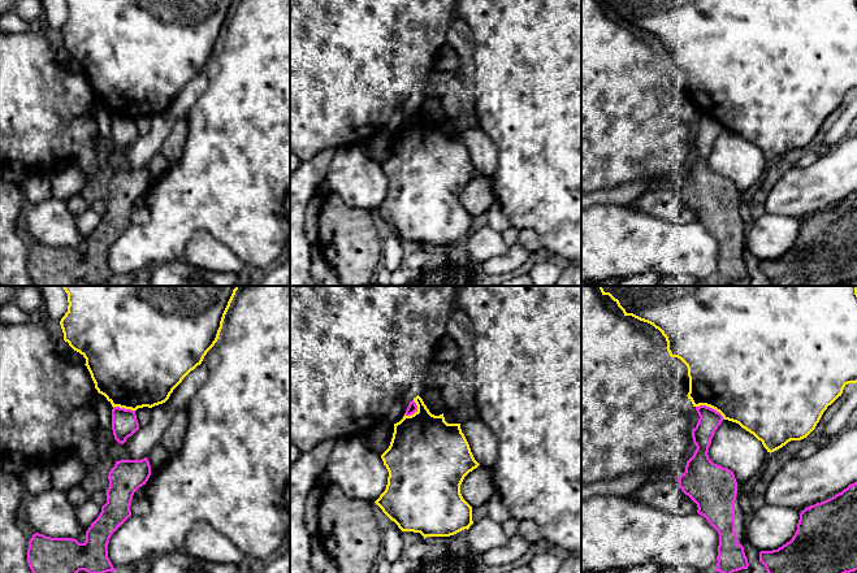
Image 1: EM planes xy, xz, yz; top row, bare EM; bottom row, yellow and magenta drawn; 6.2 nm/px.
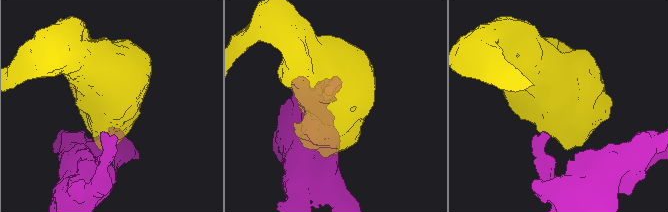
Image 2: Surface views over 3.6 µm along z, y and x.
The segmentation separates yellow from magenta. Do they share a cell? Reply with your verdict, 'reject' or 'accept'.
reject

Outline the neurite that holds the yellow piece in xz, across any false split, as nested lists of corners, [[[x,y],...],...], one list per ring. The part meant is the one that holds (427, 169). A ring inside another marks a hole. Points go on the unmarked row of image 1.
[[[414,107],[417,120],[394,133],[389,157],[381,164],[389,181],[385,200],[375,210],[402,240],[427,246],[450,246],[469,238],[472,216],[463,208],[460,194],[480,173],[475,169],[460,133],[447,133],[443,122],[434,125],[423,108]]]

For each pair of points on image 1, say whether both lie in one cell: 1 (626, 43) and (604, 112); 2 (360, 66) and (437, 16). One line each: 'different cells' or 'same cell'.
1: same cell
2: same cell

